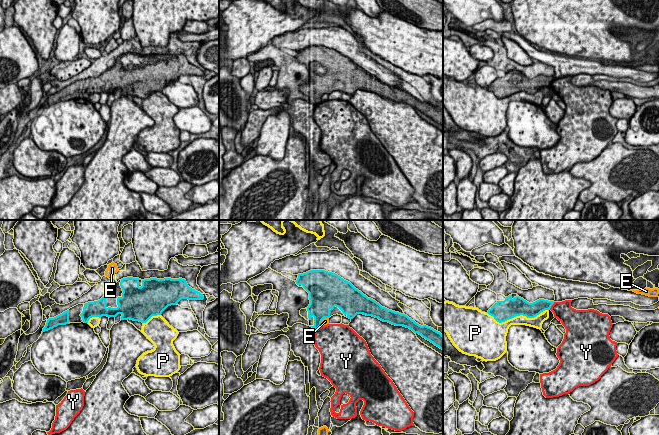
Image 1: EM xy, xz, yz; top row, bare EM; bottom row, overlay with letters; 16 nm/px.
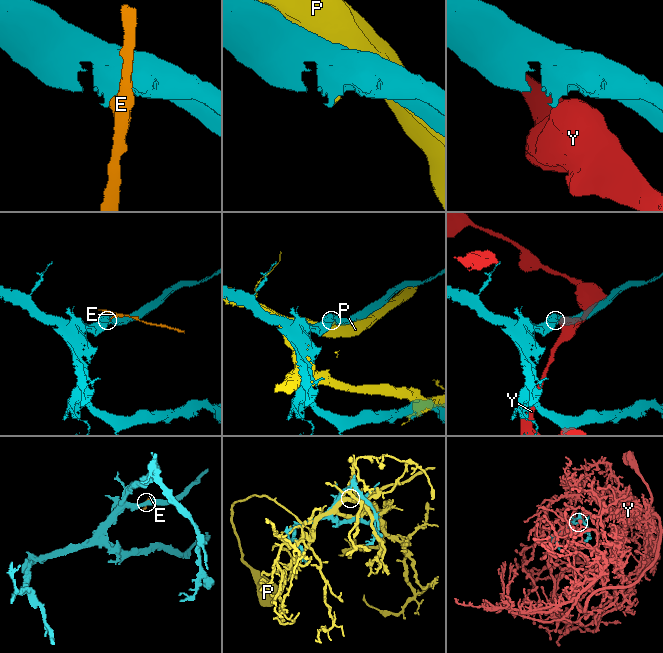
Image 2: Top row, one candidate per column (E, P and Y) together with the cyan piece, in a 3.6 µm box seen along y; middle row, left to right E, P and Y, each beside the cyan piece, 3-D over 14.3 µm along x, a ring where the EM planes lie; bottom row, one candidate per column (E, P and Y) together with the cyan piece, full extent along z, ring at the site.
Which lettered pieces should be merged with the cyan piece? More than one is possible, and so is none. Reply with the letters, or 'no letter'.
no letter

